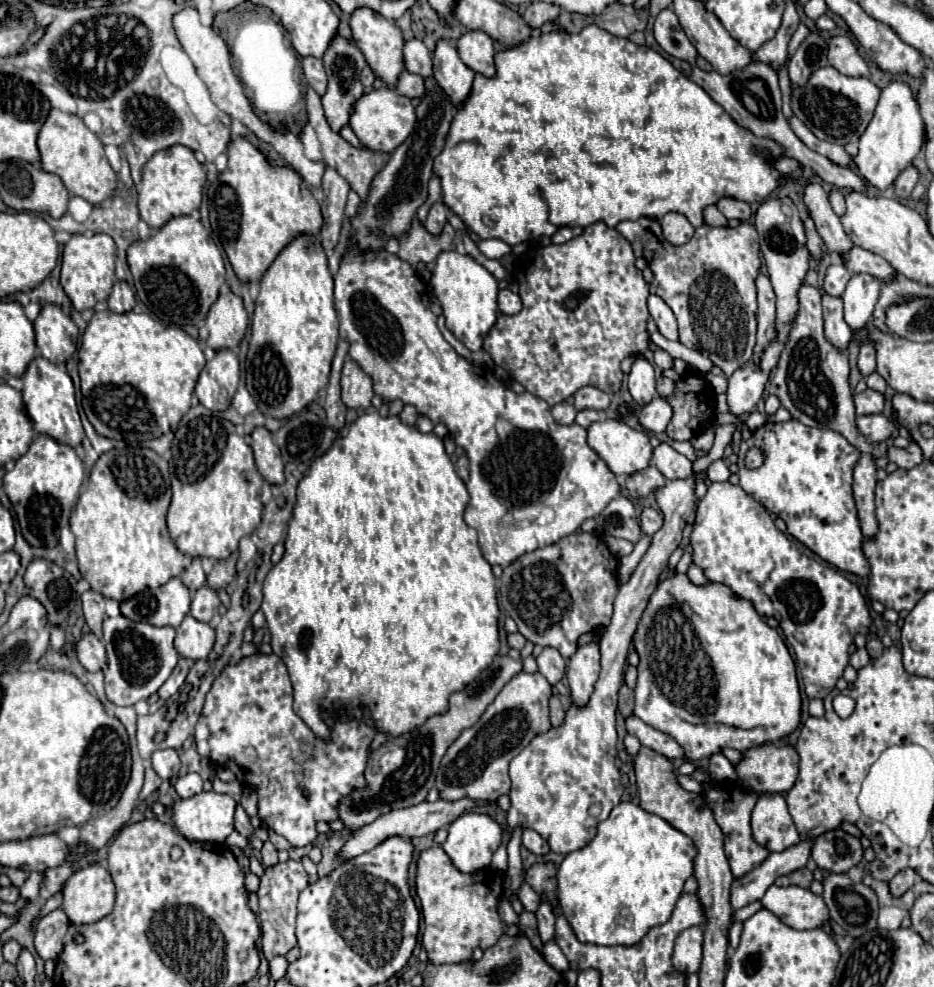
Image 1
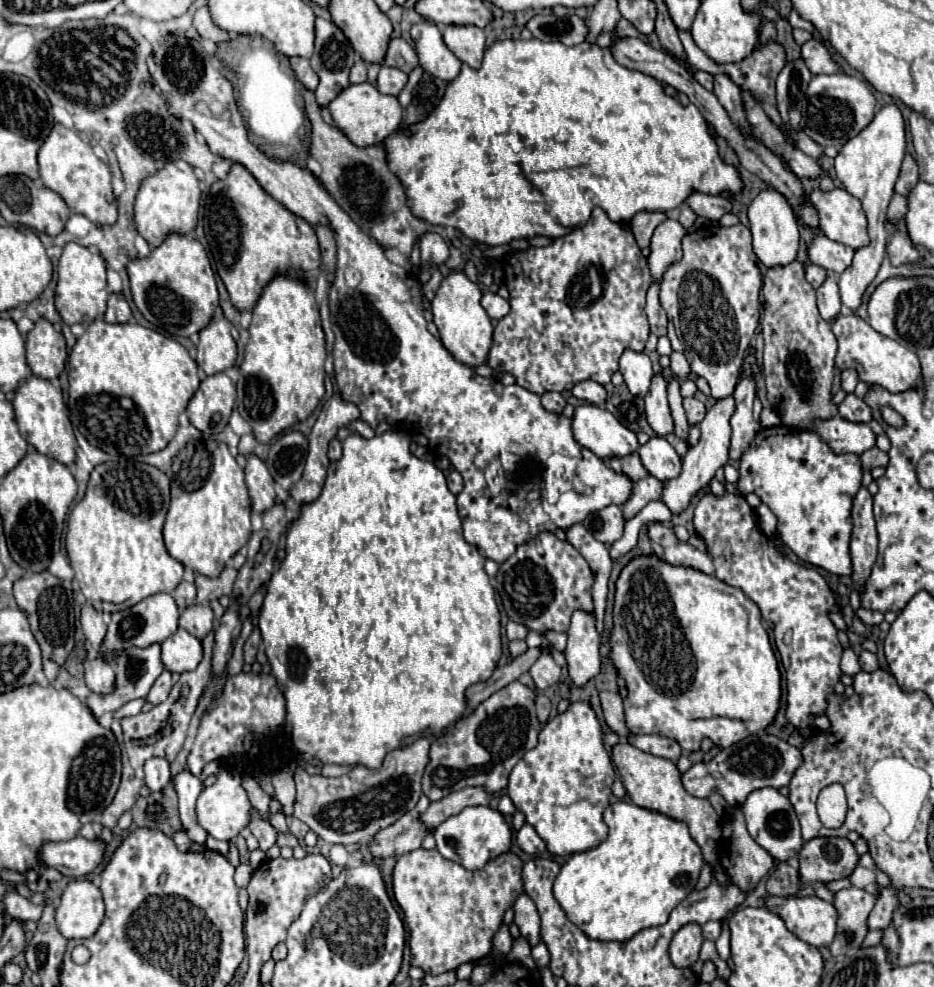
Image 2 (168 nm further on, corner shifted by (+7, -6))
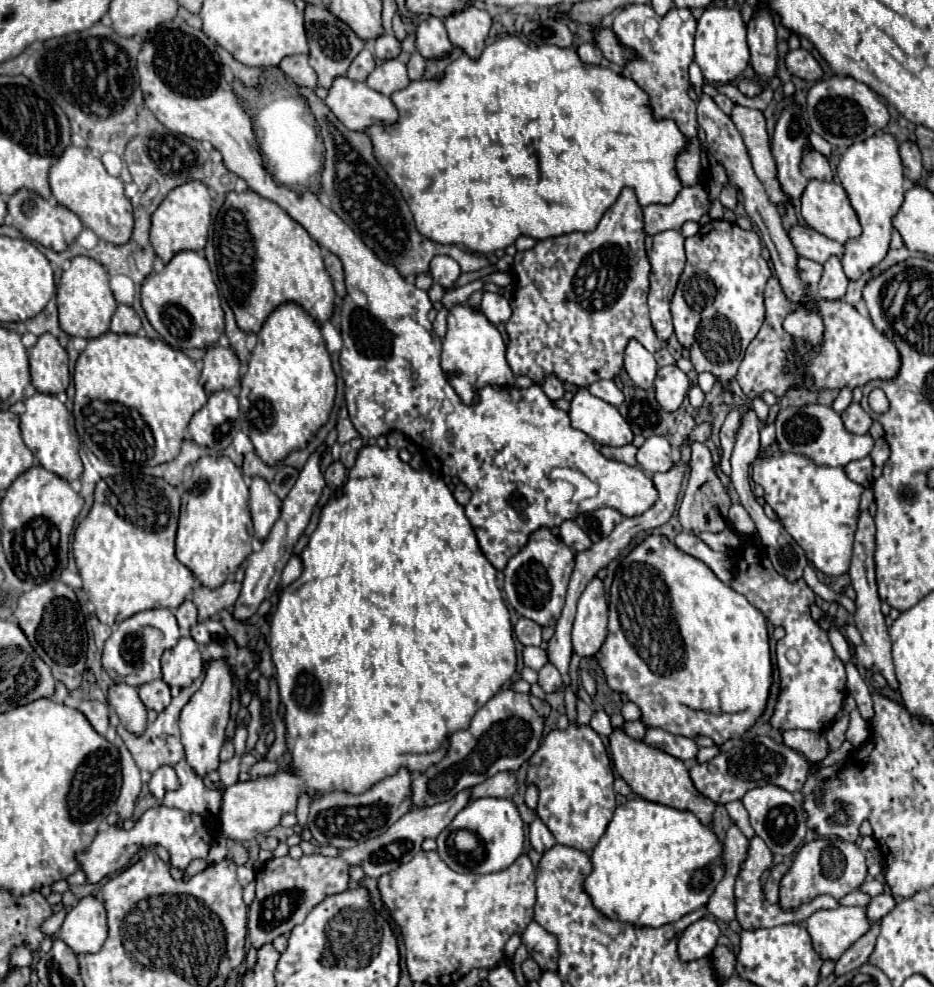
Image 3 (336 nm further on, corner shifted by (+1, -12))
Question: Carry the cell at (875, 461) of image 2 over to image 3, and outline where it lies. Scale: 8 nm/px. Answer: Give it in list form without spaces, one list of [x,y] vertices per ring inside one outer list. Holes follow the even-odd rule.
[[[867,456],[867,458],[863,458],[863,460],[853,460],[853,462],[851,462],[851,464],[847,464],[843,470],[847,472],[847,476],[849,476],[853,482],[861,484],[863,488],[867,488],[867,486],[869,486],[869,482],[873,480],[873,476],[871,476],[873,460],[871,460],[869,456]]]

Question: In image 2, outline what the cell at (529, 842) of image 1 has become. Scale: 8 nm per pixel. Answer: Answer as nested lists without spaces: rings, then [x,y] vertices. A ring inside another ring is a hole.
[[[525,824],[519,832],[517,832],[517,844],[525,854],[531,856],[541,856],[545,854],[545,842],[537,836],[537,832],[533,830],[531,824]]]

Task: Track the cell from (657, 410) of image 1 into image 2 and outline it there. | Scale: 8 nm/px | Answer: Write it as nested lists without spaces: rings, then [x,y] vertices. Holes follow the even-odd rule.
[[[653,376],[651,388],[645,396],[645,416],[657,436],[673,434],[673,416],[667,404],[667,378]]]

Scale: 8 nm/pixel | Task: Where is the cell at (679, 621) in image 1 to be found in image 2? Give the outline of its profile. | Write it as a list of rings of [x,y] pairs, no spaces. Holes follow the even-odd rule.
[[[641,556],[641,558],[633,558],[621,572],[619,580],[617,580],[617,592],[615,592],[615,606],[613,606],[613,632],[611,632],[611,658],[619,670],[619,674],[627,680],[627,690],[629,690],[629,698],[625,698],[625,720],[627,726],[633,734],[655,734],[657,732],[657,712],[661,708],[663,698],[669,700],[671,708],[685,714],[691,720],[705,720],[705,718],[731,718],[731,720],[755,720],[761,724],[761,730],[767,728],[781,706],[781,672],[779,672],[779,664],[777,658],[773,654],[771,642],[769,642],[769,634],[761,624],[761,614],[759,608],[739,590],[739,588],[731,588],[725,582],[707,576],[699,570],[693,568],[683,568],[683,566],[669,566],[667,562],[659,560],[657,556]]]

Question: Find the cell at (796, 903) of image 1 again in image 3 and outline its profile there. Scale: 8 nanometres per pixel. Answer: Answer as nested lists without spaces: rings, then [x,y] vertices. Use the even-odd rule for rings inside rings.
[[[839,906],[835,910],[819,910],[811,914],[807,920],[807,930],[813,940],[815,952],[819,952],[823,960],[837,960],[851,944],[855,944],[855,940],[859,940],[863,934],[869,932],[871,922],[867,920],[865,912],[867,908],[859,908],[859,906],[853,906],[853,908]]]

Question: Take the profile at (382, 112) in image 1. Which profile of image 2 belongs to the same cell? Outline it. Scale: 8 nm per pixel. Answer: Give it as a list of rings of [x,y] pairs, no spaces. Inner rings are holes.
[[[369,82],[363,84],[351,84],[345,88],[331,104],[329,104],[331,116],[335,126],[355,144],[355,146],[377,146],[383,144],[389,134],[395,134],[403,122],[403,108],[395,96],[381,94],[375,86]]]

